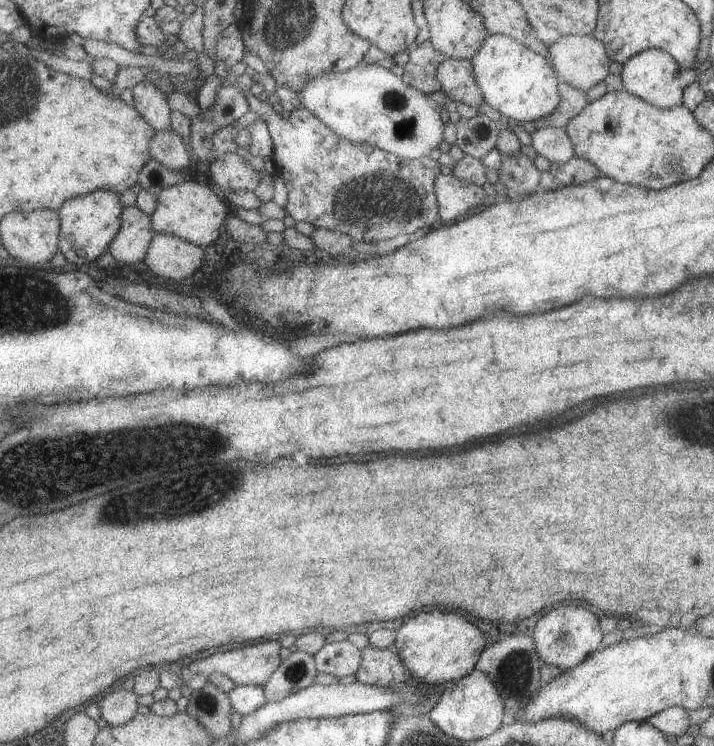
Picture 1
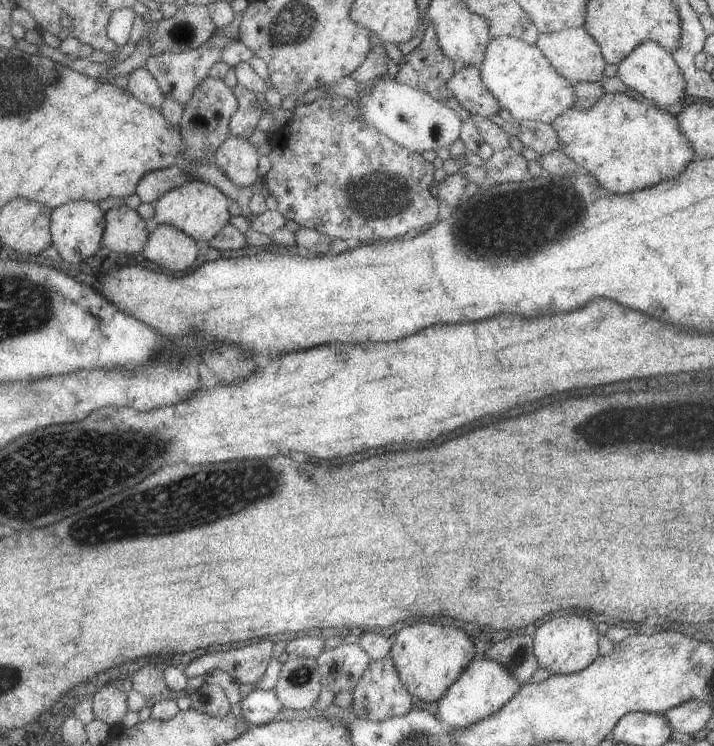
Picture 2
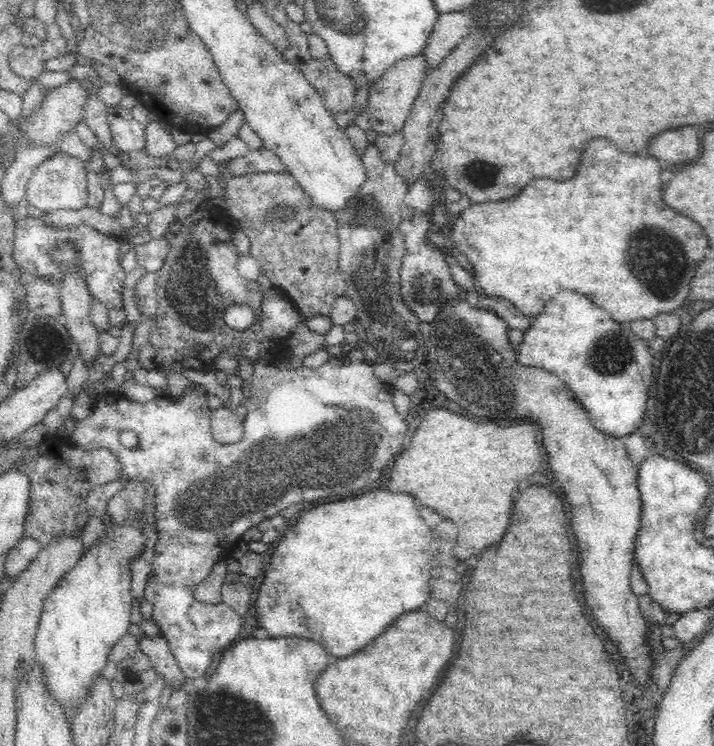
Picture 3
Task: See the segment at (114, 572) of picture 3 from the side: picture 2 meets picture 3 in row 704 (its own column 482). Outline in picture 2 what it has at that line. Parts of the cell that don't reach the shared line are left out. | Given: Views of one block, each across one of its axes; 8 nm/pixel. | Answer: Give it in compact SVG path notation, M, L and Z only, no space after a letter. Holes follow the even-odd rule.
M516 37L490 38L481 63L477 65L481 82L489 94L511 114L512 119L551 123L575 103L572 84L553 70L537 46Z

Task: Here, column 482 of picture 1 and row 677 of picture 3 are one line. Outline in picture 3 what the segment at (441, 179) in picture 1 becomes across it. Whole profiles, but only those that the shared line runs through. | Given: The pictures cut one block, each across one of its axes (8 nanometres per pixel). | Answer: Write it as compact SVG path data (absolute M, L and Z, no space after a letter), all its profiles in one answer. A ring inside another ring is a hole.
M332 354L331 358L322 364L319 368L306 368L306 367L294 367L294 365L283 363L280 365L278 361L268 359L266 357L258 359L253 362L254 373L252 374L250 384L250 396L246 399L247 415L242 422L243 425L243 437L234 444L223 445L220 444L212 436L210 430L210 410L208 403L206 403L206 395L198 395L190 389L185 389L184 394L179 399L172 399L167 396L158 396L150 402L140 403L138 400L127 399L124 396L106 394L96 397L95 407L90 415L84 419L74 420L74 430L69 436L70 442L76 448L91 451L94 449L106 448L112 451L112 454L116 455L119 462L123 466L123 474L125 478L138 481L139 483L150 483L154 487L154 500L155 500L155 512L154 512L154 532L156 535L156 541L152 546L152 570L148 574L147 585L145 588L145 598L147 598L154 605L152 613L152 619L159 627L159 632L168 641L170 650L173 652L179 667L182 672L190 680L204 676L205 670L208 670L212 658L216 654L220 654L222 650L228 649L240 632L240 627L244 621L241 615L236 614L234 609L231 609L224 601L219 601L216 604L204 603L194 598L194 588L196 584L200 584L210 570L212 566L219 560L223 560L228 556L225 548L227 545L232 545L238 538L242 537L244 532L252 526L257 526L261 532L267 531L270 524L270 517L273 514L279 513L284 518L290 518L293 516L297 509L303 513L305 510L310 510L314 506L311 505L311 501L317 500L317 498L326 498L326 496L344 496L348 492L354 492L354 490L360 490L362 486L368 484L368 480L374 480L374 474L382 474L380 470L390 464L394 460L394 456L400 452L400 446L404 442L404 436L406 432L406 420L402 418L397 412L397 408L394 406L392 400L392 386L390 383L382 382L378 380L378 377L374 375L373 366L368 364L365 360L348 361L349 358L338 358ZM126 430L132 430L136 432L139 438L140 446L136 449L128 449L124 447L118 440L119 435Z

